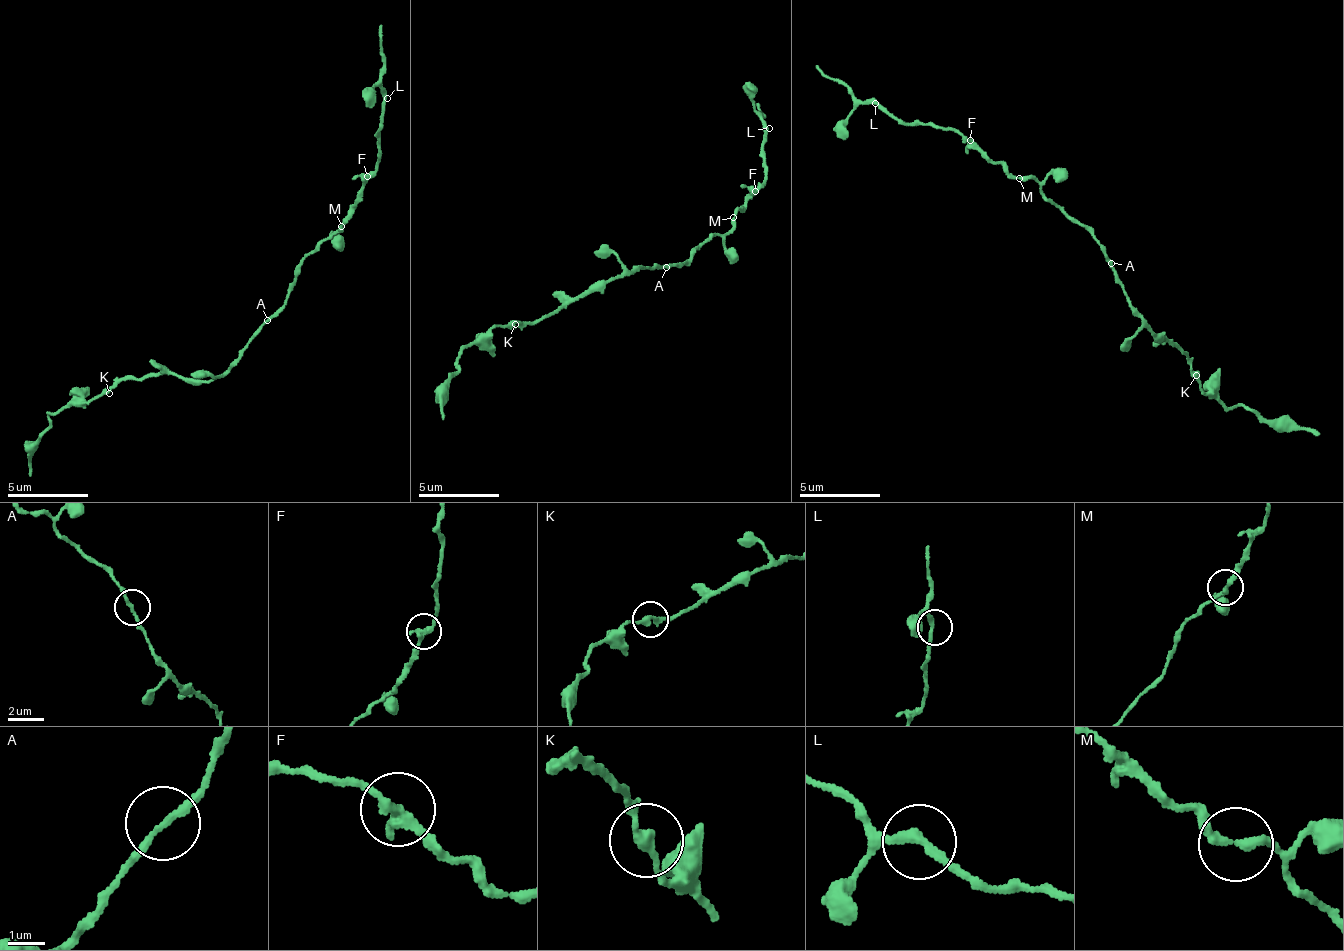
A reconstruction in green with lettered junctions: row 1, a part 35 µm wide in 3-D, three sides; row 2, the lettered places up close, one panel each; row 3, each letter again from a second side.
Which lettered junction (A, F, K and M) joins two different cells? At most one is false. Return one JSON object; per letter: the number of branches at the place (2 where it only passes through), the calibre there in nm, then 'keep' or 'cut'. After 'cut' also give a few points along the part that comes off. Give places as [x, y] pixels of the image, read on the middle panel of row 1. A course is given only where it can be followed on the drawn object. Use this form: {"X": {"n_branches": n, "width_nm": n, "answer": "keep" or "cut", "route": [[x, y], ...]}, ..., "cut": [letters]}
{"A": {"n_branches": 2, "width_nm": 180, "answer": "keep"}, "F": {"n_branches": 2, "width_nm": 260, "answer": "keep"}, "K": {"n_branches": 2, "width_nm": 260, "answer": "keep"}, "M": {"n_branches": 2, "width_nm": 240, "answer": "keep"}, "cut": []}

